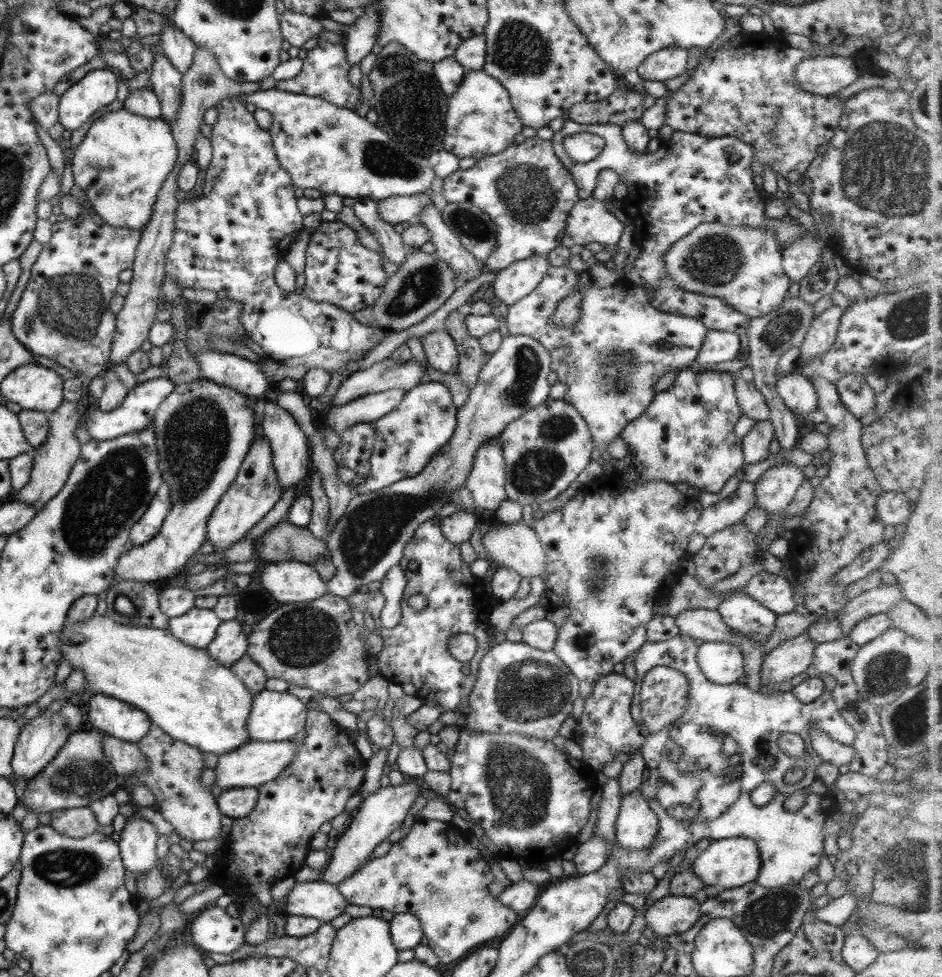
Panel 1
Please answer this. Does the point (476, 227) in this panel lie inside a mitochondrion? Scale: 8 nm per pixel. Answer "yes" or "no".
yes

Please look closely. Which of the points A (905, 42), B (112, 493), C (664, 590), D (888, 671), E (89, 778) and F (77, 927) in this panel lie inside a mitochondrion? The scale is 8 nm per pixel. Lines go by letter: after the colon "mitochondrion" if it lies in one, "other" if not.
A: other
B: mitochondrion
C: other
D: mitochondrion
E: mitochondrion
F: other

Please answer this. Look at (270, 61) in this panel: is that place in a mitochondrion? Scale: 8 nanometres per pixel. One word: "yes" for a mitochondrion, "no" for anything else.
no

